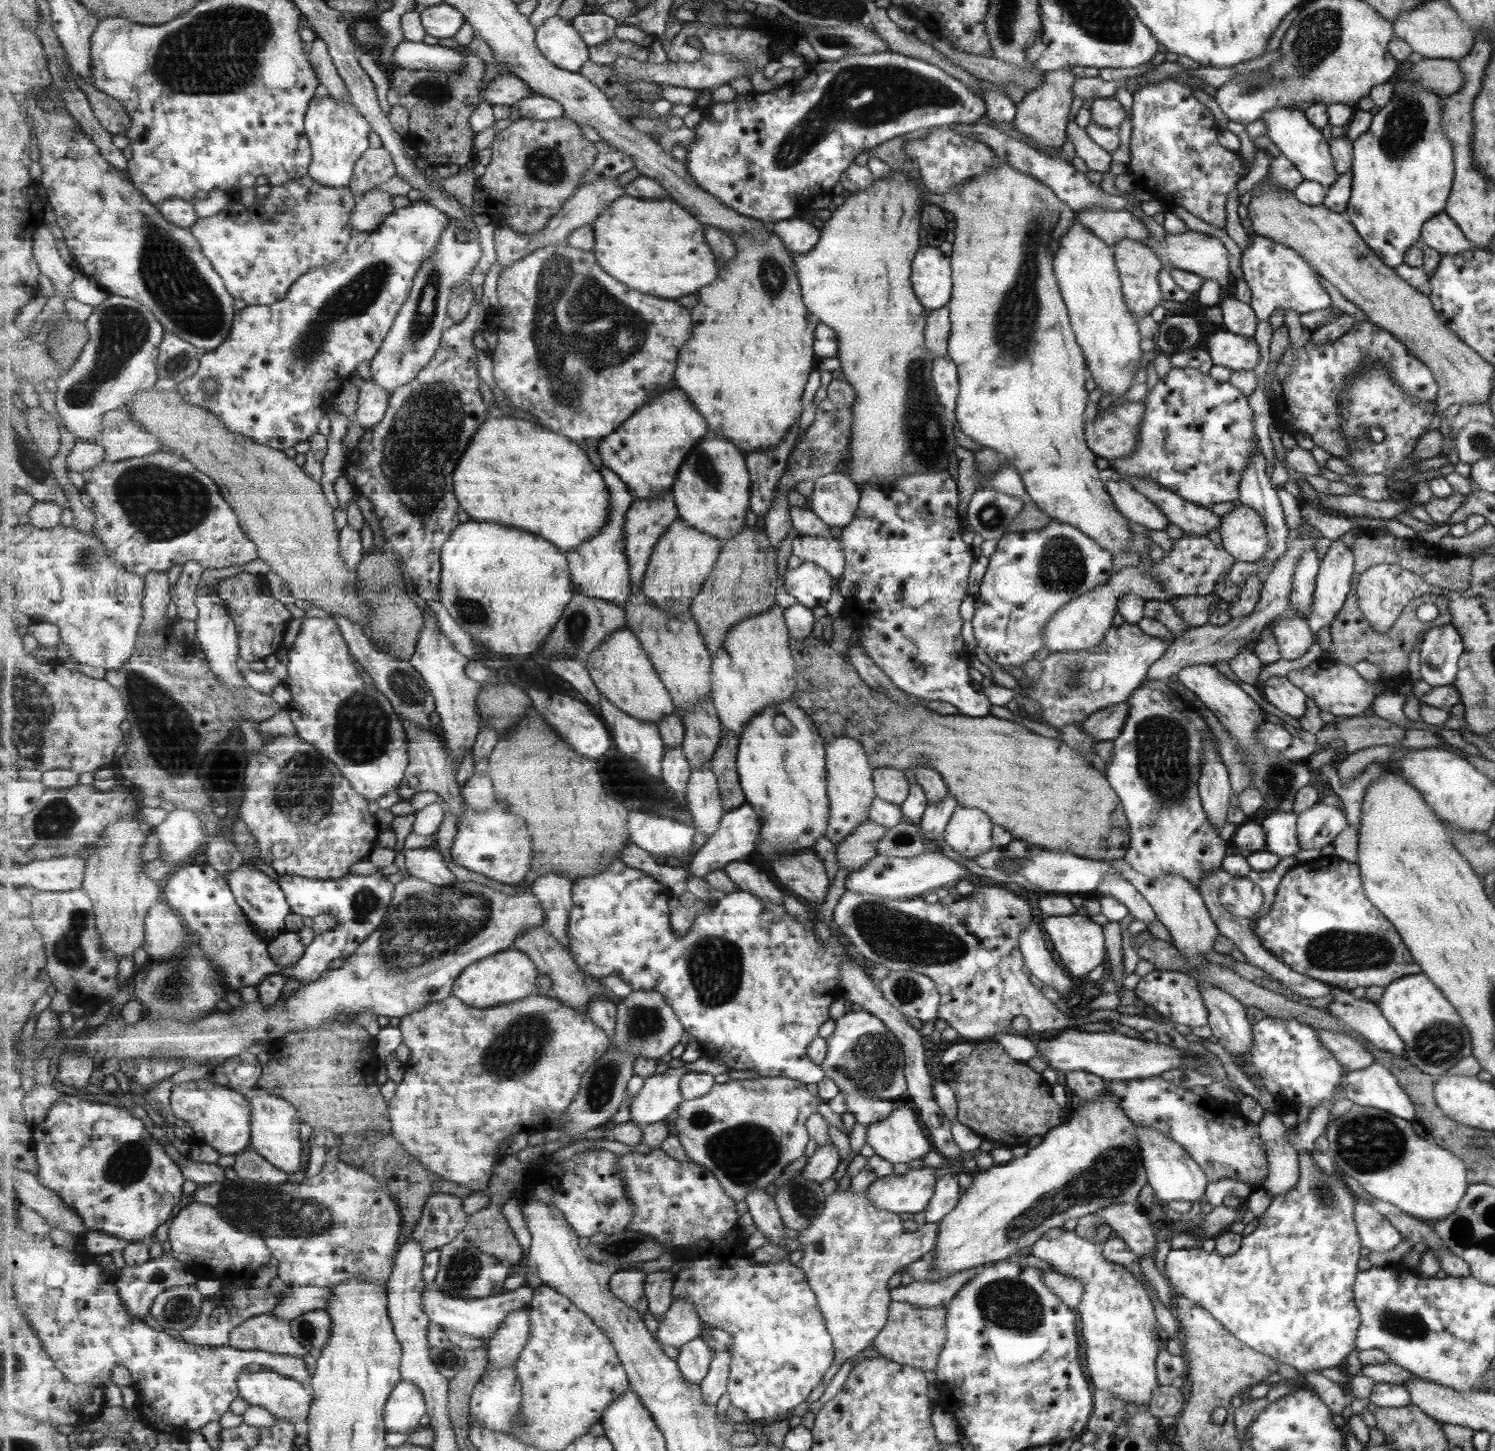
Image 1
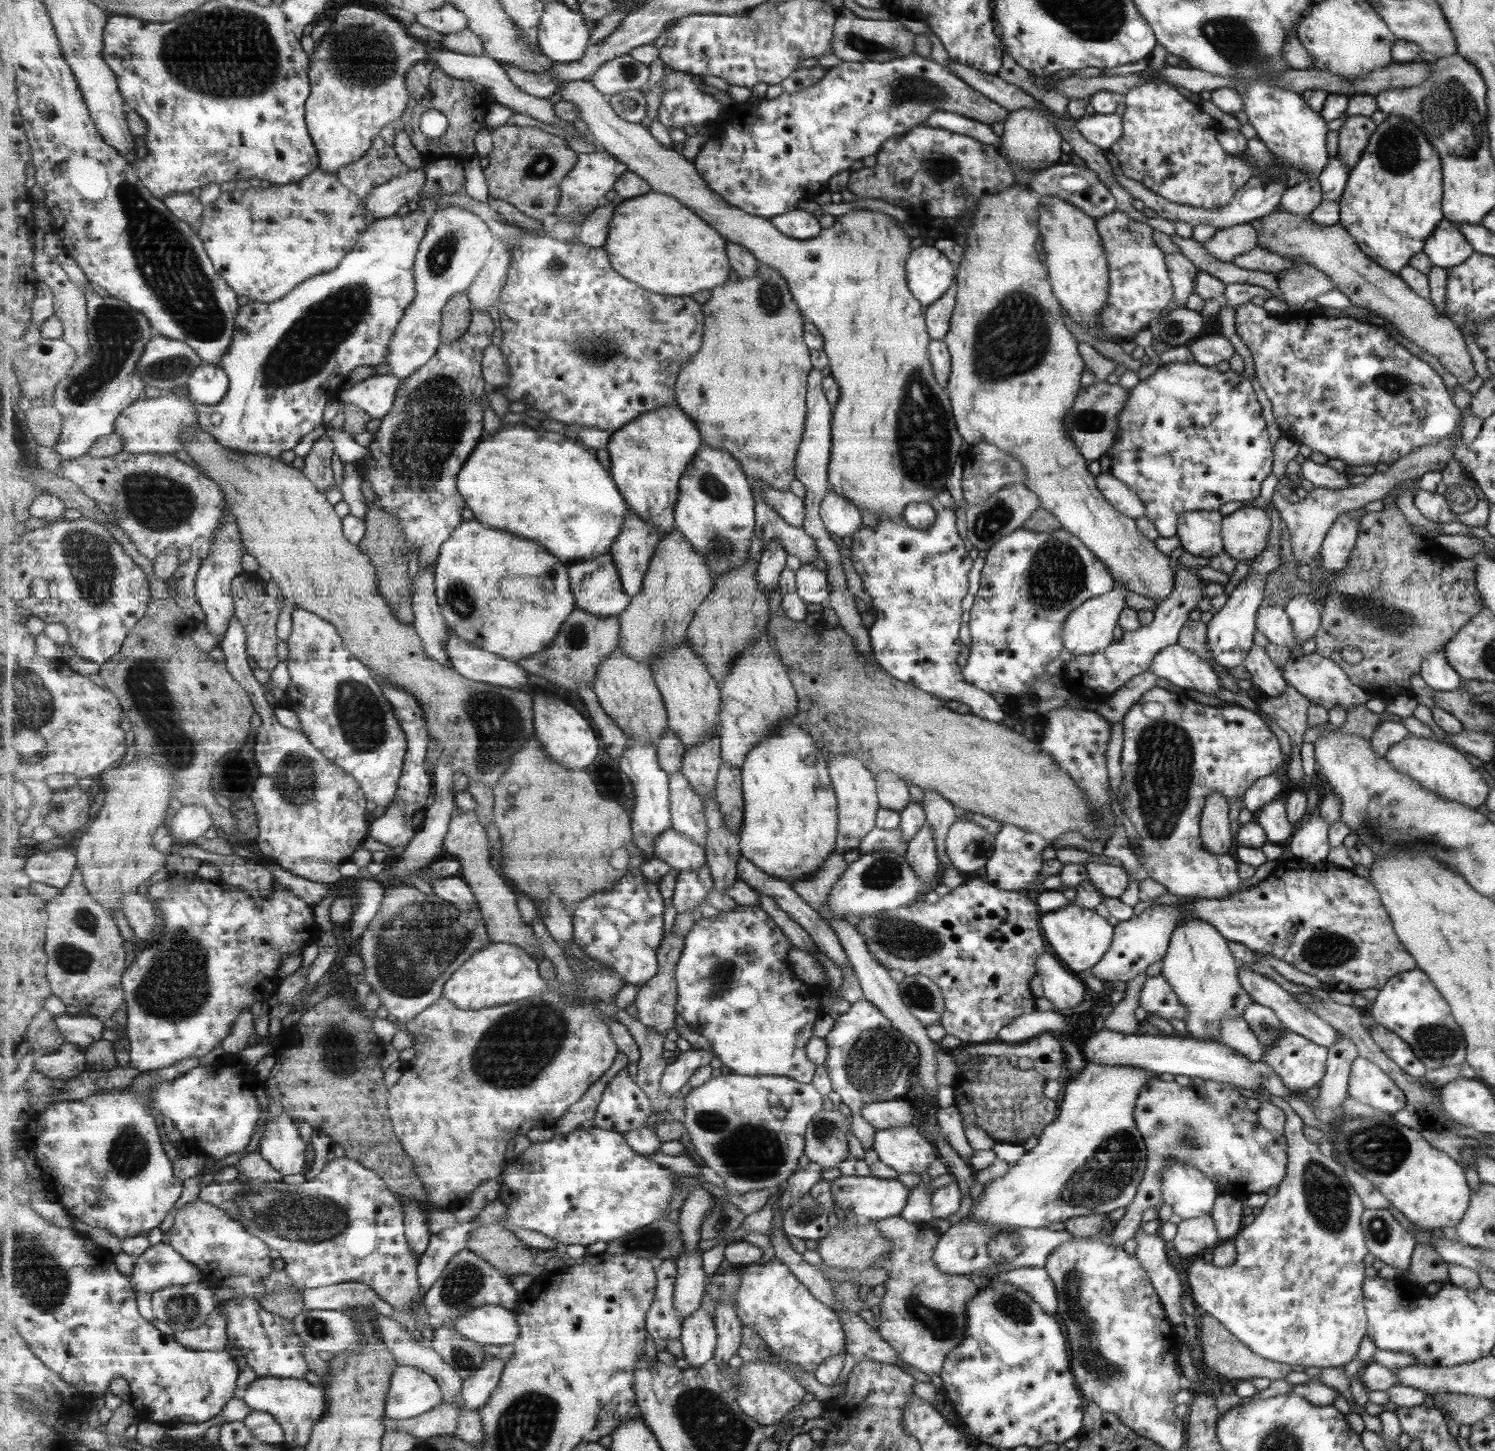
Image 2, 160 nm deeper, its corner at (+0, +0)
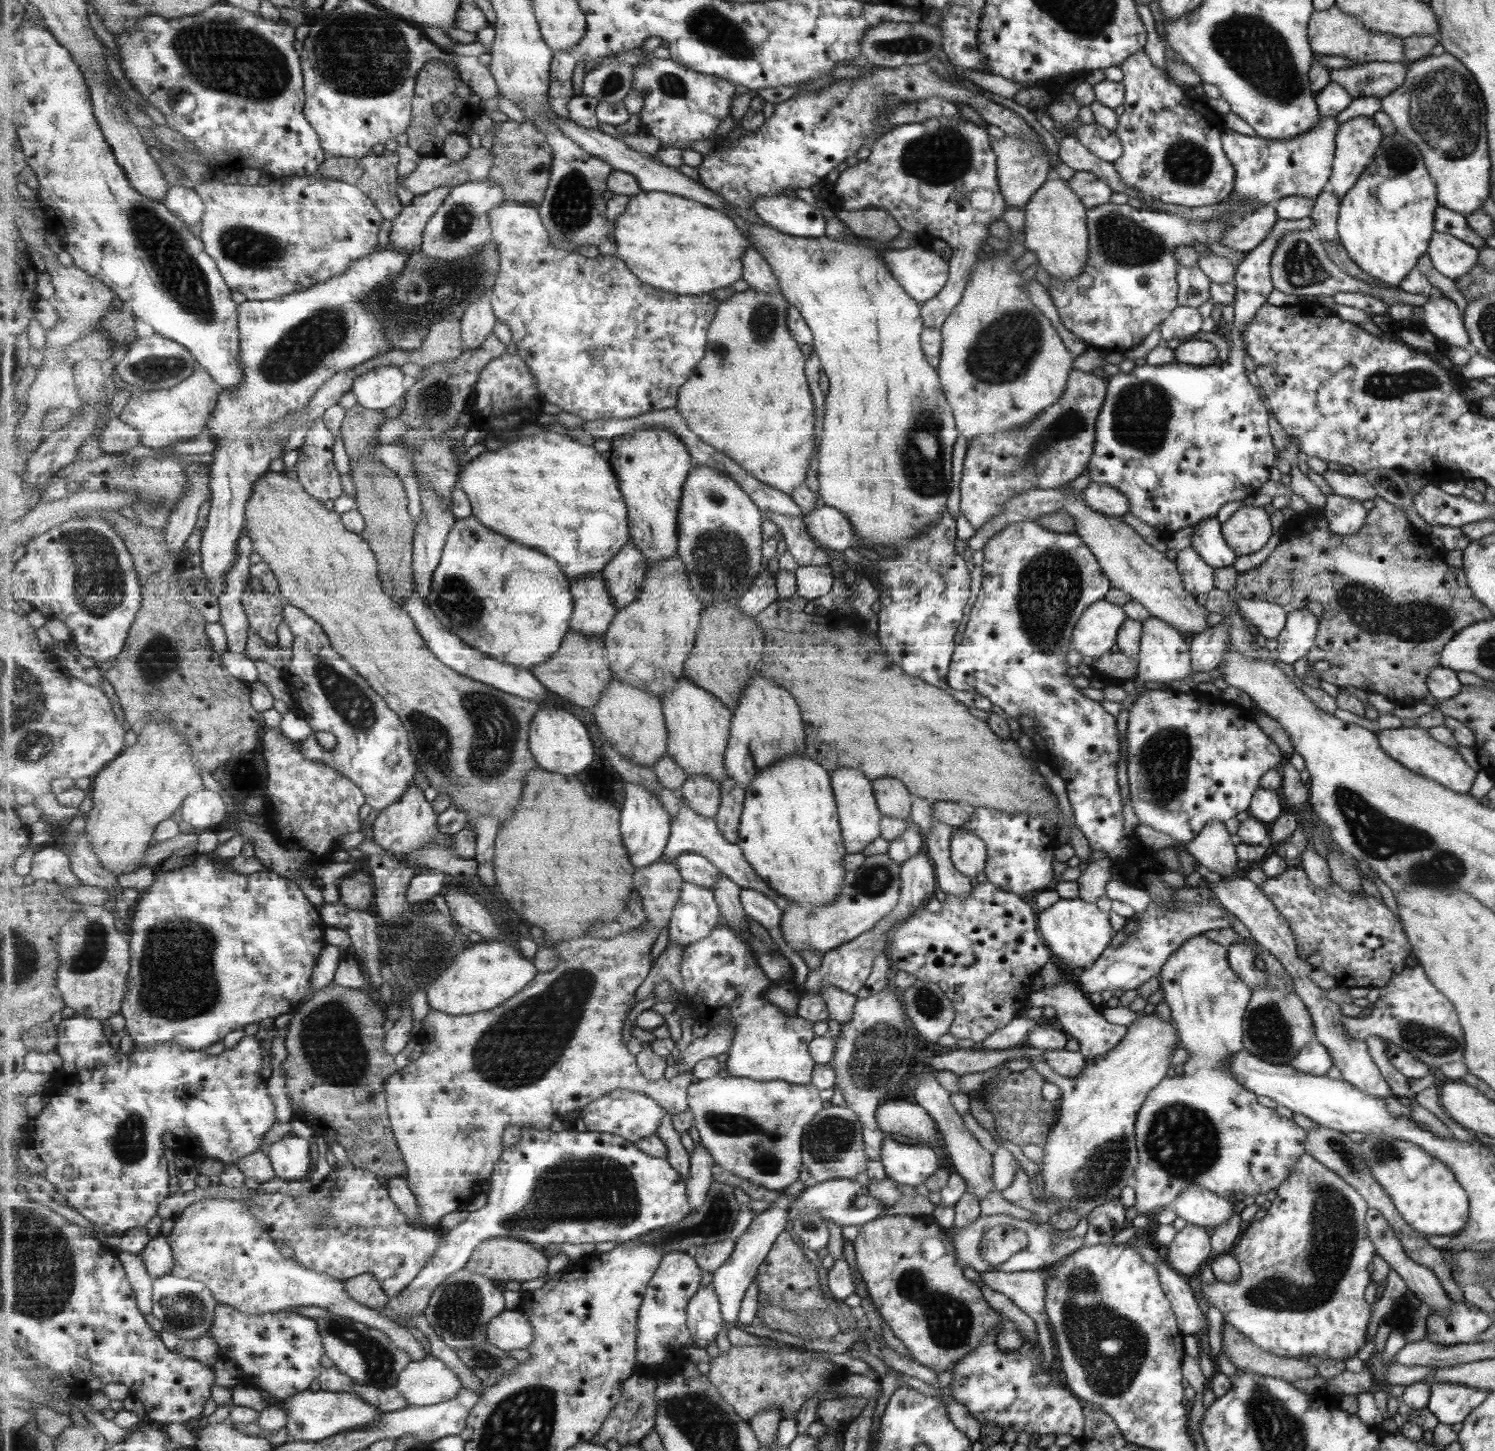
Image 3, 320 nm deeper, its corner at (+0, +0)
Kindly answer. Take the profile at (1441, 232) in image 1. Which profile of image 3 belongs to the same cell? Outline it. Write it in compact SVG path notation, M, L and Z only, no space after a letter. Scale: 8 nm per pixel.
M1434 232L1426 256L1439 274L1455 283L1477 263L1478 250L1445 232Z

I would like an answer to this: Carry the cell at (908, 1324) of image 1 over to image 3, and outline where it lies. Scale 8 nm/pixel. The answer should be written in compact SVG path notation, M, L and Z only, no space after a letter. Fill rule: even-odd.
M901 1214L878 1217L862 1224L852 1243L857 1270L871 1302L880 1313L895 1338L903 1342L911 1356L919 1364L933 1372L945 1371L947 1366L955 1364L966 1354L975 1350L987 1332L999 1327L1000 1316L987 1304L978 1285L967 1280L954 1251L952 1242L937 1224L923 1224L915 1218ZM927 1238L937 1238L944 1248L936 1260L923 1259L921 1242Z

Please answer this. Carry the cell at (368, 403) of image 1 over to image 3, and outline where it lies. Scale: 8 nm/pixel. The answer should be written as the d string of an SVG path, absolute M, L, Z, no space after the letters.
M381 365L380 367L375 367L374 369L370 369L366 373L359 375L355 379L352 392L356 395L357 404L363 405L365 408L371 410L383 411L387 410L387 408L391 408L391 406L401 404L401 400L403 400L406 391L409 389L409 381L410 379L403 374L401 365Z

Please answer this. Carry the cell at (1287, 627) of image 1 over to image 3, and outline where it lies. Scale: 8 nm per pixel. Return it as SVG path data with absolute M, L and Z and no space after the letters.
M1235 597L1242 615L1265 638L1276 638L1286 621L1286 612L1276 604Z

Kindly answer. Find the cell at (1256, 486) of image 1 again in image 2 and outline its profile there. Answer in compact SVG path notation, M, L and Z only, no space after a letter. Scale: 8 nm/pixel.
M1276 509L1266 510L1270 516L1271 528L1268 535L1266 547L1254 559L1251 572L1248 573L1238 585L1228 594L1225 604L1218 610L1212 612L1211 620L1206 624L1205 644L1211 661L1223 669L1230 669L1239 665L1243 666L1243 660L1249 652L1252 643L1251 634L1255 632L1254 622L1257 607L1263 602L1264 576L1272 568L1279 565L1279 521Z

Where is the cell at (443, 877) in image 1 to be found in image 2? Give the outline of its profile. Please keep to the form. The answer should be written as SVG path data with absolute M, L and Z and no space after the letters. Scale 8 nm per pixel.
M461 875L433 878L429 883L435 895L443 898L443 900L451 901L460 912L467 914L478 908L478 900L473 889Z

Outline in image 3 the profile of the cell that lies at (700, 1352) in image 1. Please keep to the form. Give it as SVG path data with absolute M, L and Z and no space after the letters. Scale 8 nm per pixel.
M711 1284L703 1287L688 1306L688 1325L696 1346L706 1349L723 1330L725 1321L721 1299L715 1287Z

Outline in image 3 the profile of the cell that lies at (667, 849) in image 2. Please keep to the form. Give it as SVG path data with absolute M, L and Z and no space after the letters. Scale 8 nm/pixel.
M686 852L679 856L677 863L686 882L714 891L722 872L707 857Z

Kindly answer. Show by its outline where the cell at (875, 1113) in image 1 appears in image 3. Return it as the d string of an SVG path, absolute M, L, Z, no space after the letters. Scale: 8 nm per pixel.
M893 1098L881 1102L874 1114L883 1134L899 1134L915 1138L917 1144L939 1150L940 1136L934 1119L922 1105Z

